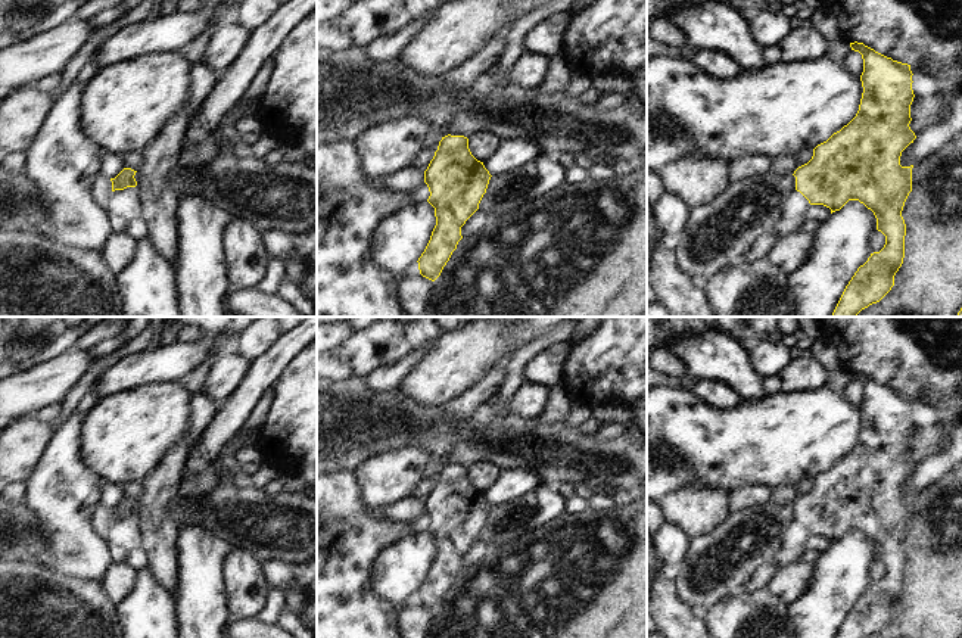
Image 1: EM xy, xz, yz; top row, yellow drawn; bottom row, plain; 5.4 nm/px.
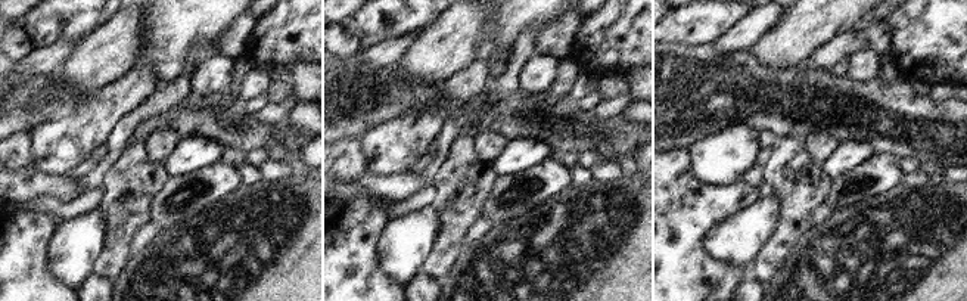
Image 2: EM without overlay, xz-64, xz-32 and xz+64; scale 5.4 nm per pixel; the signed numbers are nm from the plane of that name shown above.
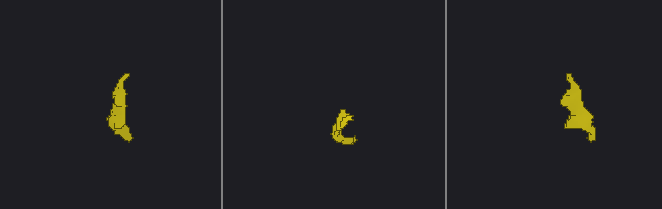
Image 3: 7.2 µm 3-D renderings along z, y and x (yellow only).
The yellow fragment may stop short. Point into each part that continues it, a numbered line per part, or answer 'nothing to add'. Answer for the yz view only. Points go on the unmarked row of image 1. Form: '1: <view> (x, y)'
nothing to add

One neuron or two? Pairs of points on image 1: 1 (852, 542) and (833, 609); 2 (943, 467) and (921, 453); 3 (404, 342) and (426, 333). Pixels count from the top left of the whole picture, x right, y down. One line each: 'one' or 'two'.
1: one
2: two
3: one

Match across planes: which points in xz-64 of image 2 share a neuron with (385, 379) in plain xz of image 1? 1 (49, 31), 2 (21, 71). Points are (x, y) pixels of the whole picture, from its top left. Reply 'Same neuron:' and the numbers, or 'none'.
Same neuron: 2

